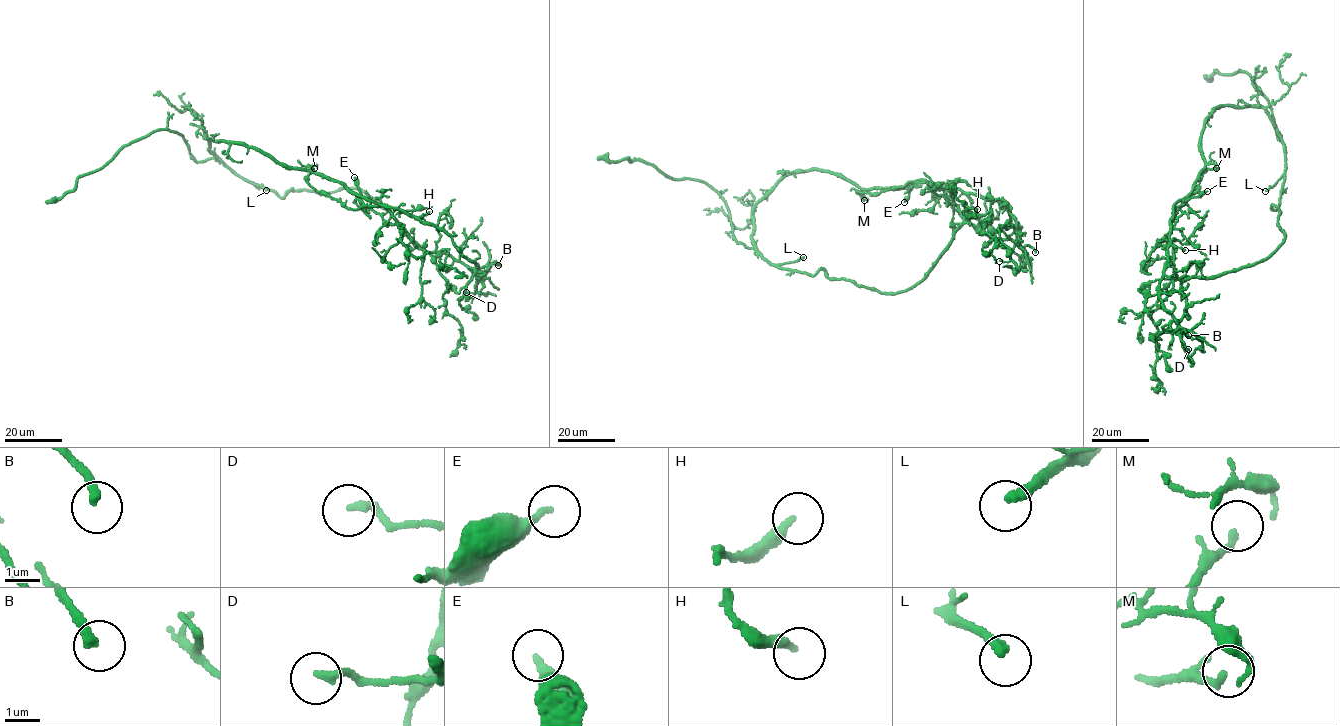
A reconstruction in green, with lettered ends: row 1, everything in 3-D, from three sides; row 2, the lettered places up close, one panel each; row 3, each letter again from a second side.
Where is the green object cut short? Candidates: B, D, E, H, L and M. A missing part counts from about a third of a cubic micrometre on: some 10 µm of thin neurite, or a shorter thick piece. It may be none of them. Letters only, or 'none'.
B, H, L

